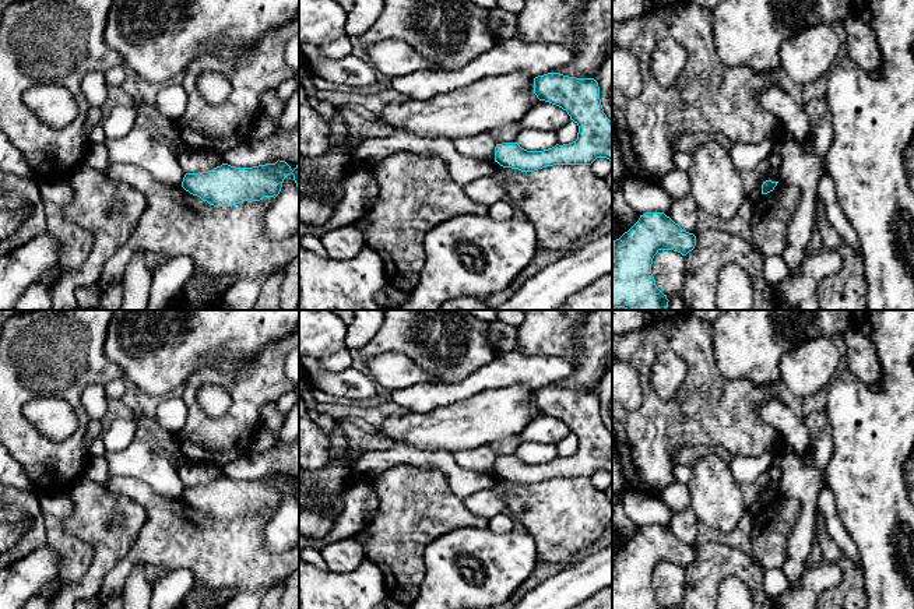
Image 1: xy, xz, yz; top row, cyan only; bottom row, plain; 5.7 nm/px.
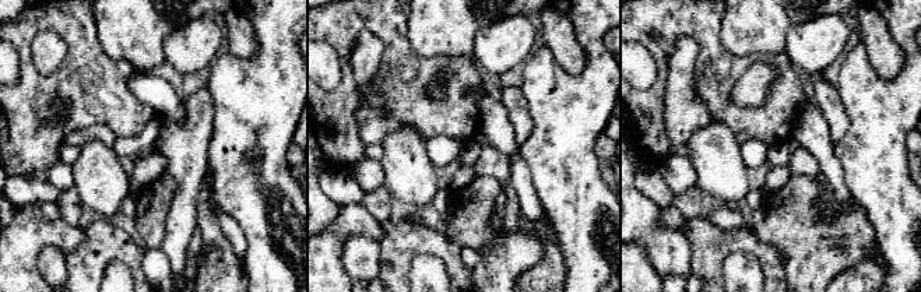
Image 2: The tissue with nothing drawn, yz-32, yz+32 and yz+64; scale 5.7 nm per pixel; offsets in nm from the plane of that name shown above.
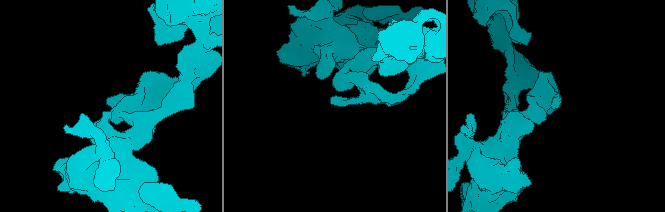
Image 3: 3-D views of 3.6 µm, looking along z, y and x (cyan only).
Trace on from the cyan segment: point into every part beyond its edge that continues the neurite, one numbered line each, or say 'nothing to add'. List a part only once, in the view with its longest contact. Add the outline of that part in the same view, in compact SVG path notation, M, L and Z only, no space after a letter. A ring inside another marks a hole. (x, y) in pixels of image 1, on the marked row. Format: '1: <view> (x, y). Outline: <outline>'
nothing to add

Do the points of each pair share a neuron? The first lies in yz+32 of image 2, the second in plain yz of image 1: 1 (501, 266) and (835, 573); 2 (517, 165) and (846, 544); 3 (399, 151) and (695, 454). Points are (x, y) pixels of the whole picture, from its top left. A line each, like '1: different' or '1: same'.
1: same
2: same
3: different

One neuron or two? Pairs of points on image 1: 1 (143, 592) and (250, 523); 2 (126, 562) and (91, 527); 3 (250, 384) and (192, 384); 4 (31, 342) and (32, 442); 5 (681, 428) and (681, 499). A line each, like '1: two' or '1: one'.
1: two
2: two
3: one
4: one
5: two

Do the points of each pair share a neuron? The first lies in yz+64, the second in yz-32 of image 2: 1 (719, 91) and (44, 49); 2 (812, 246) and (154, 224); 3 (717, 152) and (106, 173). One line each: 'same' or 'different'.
1: different
2: same
3: same

